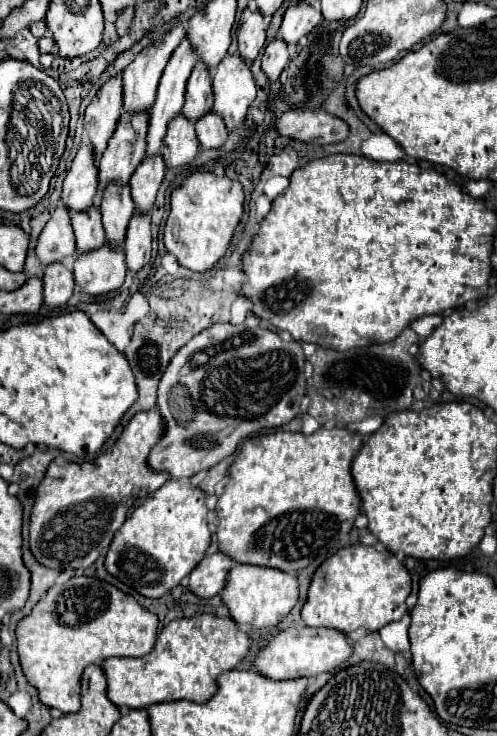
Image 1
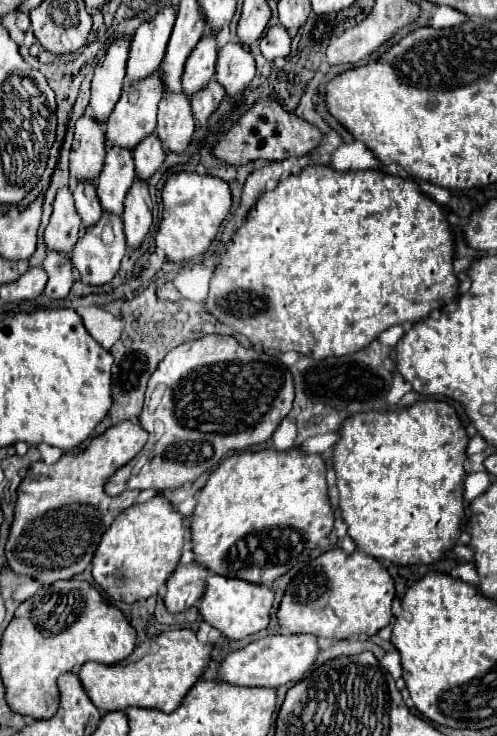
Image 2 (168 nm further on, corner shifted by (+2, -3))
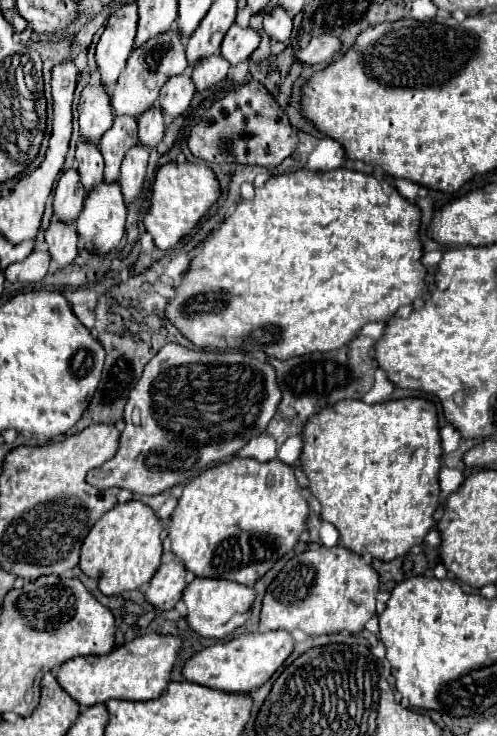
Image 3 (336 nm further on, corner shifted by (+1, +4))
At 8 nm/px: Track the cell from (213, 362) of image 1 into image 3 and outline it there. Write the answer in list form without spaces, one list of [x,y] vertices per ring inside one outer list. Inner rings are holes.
[[[170,342],[146,364],[142,378],[130,392],[124,410],[126,428],[122,430],[118,454],[100,468],[90,470],[86,482],[102,490],[118,486],[136,494],[158,494],[176,484],[184,484],[190,474],[214,466],[212,462],[228,460],[228,456],[242,450],[254,436],[260,436],[280,402],[282,392],[274,366],[258,362],[248,352],[210,352],[206,348],[186,348]]]

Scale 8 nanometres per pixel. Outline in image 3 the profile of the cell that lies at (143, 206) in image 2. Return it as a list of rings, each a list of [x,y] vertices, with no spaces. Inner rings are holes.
[[[134,146],[130,154],[126,154],[122,162],[122,172],[120,172],[120,188],[124,194],[124,200],[130,204],[140,198],[144,178],[146,178],[146,166],[148,166],[148,152],[144,146]]]

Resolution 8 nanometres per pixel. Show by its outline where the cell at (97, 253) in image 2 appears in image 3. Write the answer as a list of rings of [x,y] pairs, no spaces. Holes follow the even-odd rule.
[[[98,186],[98,190],[90,190],[84,210],[80,212],[76,220],[76,230],[82,246],[96,254],[96,256],[106,256],[110,250],[114,250],[122,238],[124,238],[124,222],[126,222],[126,204],[122,200],[122,192],[116,186]]]

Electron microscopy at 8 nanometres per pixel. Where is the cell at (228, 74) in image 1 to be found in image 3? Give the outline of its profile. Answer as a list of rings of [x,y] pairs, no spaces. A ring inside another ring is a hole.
[[[234,24],[224,36],[224,42],[220,46],[220,54],[232,66],[236,66],[240,62],[246,62],[250,58],[250,54],[258,48],[258,44],[260,44],[260,34],[256,30],[240,28]]]

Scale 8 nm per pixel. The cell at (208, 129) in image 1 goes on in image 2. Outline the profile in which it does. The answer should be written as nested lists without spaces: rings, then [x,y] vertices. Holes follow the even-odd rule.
[[[211,79],[203,89],[199,89],[193,97],[191,97],[191,107],[193,107],[193,115],[195,119],[205,125],[209,115],[219,107],[221,99],[225,97],[225,89],[221,89],[221,85],[217,85],[215,79]]]

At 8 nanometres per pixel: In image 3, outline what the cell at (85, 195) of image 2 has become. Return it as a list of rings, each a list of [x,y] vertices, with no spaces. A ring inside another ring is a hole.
[[[80,140],[76,148],[76,160],[78,160],[78,174],[82,186],[90,192],[94,186],[102,184],[102,170],[104,170],[104,158],[92,142]]]

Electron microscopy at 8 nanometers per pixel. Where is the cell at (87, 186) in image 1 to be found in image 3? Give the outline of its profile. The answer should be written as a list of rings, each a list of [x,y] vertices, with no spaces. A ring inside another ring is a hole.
[[[86,86],[78,102],[80,138],[98,144],[104,132],[112,126],[114,116],[110,110],[110,96],[104,86]]]

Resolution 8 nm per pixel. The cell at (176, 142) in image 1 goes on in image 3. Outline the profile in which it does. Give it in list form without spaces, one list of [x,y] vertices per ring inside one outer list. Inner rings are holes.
[[[186,74],[172,76],[170,82],[166,82],[166,86],[162,86],[162,90],[160,90],[158,106],[162,108],[162,112],[168,120],[174,120],[190,108],[194,92],[196,90],[194,90],[190,76],[186,76]]]

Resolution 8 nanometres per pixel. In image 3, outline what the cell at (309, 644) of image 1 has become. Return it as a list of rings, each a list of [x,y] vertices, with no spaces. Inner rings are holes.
[[[286,630],[250,632],[242,634],[230,642],[214,644],[192,656],[184,666],[184,676],[190,682],[224,690],[224,692],[252,692],[272,678],[272,674],[284,664],[284,660],[294,650],[294,638]]]

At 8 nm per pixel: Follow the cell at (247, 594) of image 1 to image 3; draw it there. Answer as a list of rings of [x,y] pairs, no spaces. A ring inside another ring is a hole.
[[[194,576],[192,582],[184,590],[186,608],[188,608],[188,624],[198,634],[208,638],[224,638],[232,634],[236,628],[244,626],[250,618],[250,608],[256,600],[256,590],[252,586],[244,586],[238,582],[226,582],[222,578],[198,578]]]

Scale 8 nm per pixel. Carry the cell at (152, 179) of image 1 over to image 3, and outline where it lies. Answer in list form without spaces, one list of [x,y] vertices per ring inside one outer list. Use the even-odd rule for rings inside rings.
[[[152,106],[148,112],[146,112],[146,118],[138,118],[138,142],[142,146],[148,146],[148,148],[156,148],[162,138],[164,138],[164,130],[166,130],[166,124],[164,124],[164,118],[162,118],[162,110],[158,110],[158,106]]]

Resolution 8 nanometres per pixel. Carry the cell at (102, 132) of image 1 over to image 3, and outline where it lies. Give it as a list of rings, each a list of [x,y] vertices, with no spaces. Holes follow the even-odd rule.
[[[126,4],[108,18],[106,30],[98,40],[96,64],[100,68],[102,86],[106,86],[106,90],[116,84],[120,72],[126,66],[136,36],[136,22],[136,4]]]

